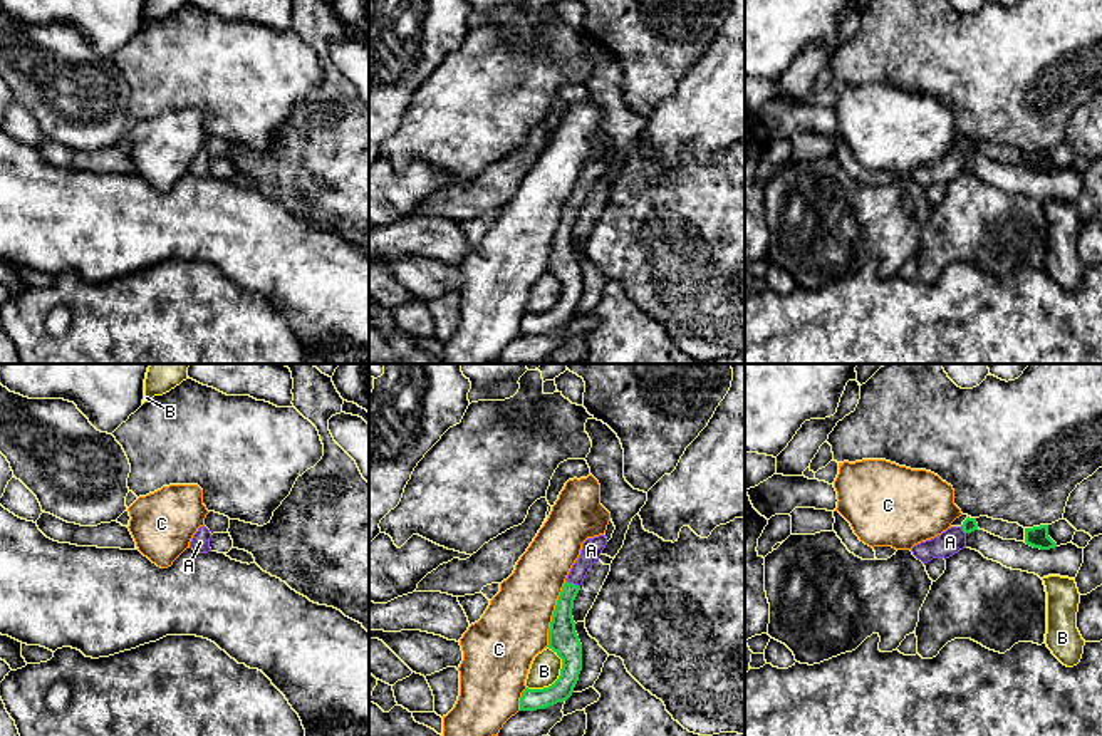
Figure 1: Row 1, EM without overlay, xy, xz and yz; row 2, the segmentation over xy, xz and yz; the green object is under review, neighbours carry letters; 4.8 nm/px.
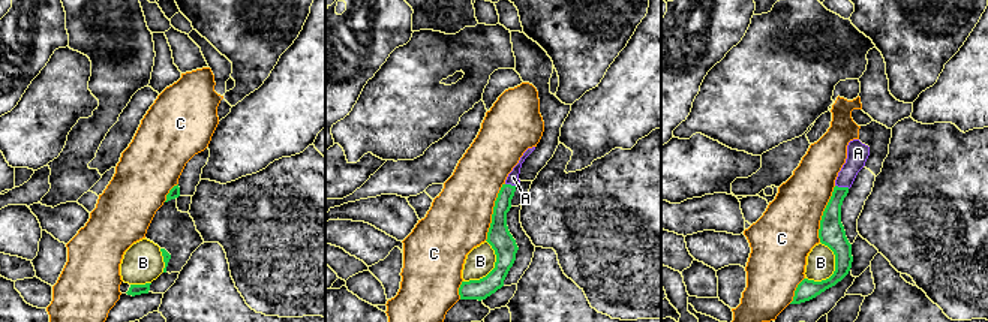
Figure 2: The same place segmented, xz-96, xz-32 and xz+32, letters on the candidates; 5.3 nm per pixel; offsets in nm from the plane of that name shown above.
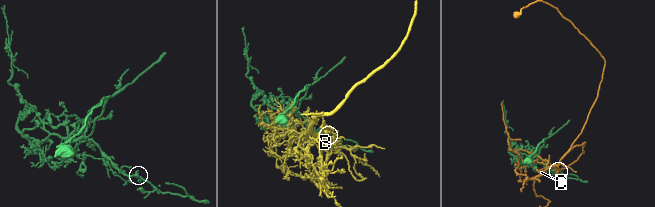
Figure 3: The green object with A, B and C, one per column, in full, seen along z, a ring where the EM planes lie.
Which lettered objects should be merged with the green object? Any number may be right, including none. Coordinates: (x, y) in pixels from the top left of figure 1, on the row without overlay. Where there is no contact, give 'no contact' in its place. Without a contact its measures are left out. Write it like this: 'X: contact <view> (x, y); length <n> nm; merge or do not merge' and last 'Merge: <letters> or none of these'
A: contact xz (572, 208); length 80 nm; merge
B: contact xz (557, 304); length 240 nm; do not merge
C: contact xz (554, 238); length 320 nm; do not merge
Merge: A

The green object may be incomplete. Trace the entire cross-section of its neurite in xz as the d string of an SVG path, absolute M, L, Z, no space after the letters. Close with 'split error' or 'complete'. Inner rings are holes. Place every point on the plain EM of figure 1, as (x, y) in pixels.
M606 159L587 163L575 188L572 189L562 216L559 220L550 253L548 273L562 283L559 303L543 314L525 314L520 322L520 335L537 335L567 325L579 305L582 295L582 268L575 257L572 241L574 225L589 193L599 184L607 169Z; split error

